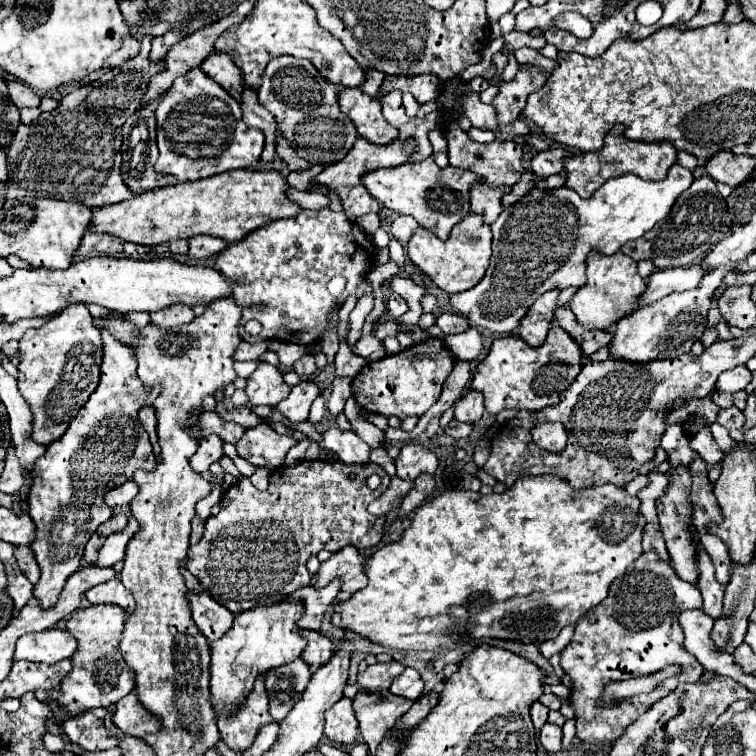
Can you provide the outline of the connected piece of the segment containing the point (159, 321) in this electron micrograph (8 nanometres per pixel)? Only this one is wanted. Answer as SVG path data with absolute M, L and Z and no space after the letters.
M172 304L168 308L162 308L158 312L152 312L150 314L152 322L156 326L162 326L162 328L172 328L172 326L180 326L180 324L188 324L192 318L194 318L194 312L190 306L186 304Z

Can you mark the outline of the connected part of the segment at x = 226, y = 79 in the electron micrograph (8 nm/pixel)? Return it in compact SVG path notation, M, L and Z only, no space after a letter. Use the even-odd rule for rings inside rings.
M214 54L206 58L206 62L200 66L210 78L214 78L222 88L230 92L232 98L242 102L242 74L234 66L232 58L228 54Z

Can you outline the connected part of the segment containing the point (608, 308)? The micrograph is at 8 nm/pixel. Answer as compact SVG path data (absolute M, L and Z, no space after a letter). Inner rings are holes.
M622 252L612 256L590 254L586 276L586 286L582 286L570 302L570 310L586 330L608 330L612 324L624 318L624 314L630 314L638 308L640 296L646 290L646 280L638 274L636 262Z

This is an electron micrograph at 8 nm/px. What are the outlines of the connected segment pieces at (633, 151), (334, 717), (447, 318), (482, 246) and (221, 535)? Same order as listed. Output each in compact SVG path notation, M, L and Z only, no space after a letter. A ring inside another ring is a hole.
M616 124L610 134L604 138L604 146L598 152L582 152L576 156L564 158L568 172L566 186L578 192L582 198L590 198L606 180L618 178L624 174L636 174L644 180L662 180L666 178L670 166L676 164L676 150L670 142L636 142L624 136L624 126Z
M340 698L328 712L324 734L336 744L354 744L358 740L358 720L352 710L352 700Z
M444 312L438 316L436 320L438 328L448 336L448 334L460 334L460 332L466 332L470 328L470 322L460 316L460 314L454 314L454 312Z
M468 214L458 226L454 226L450 238L446 242L440 242L438 236L432 232L426 232L424 228L418 228L414 236L408 242L408 258L444 292L458 294L464 290L470 290L478 280L482 280L482 274L486 272L488 260L490 260L490 244L492 244L492 230L478 218L476 214Z
M302 460L296 466L280 466L270 474L270 484L264 492L256 490L248 478L242 478L222 494L220 512L206 520L202 540L190 546L186 568L232 614L280 602L294 590L310 586L306 562L322 548L330 552L338 552L344 546L364 550L382 540L384 518L370 516L366 506L382 495L390 480L376 464L356 468L340 460ZM350 472L358 474L354 482L348 476ZM372 474L382 479L377 490L366 486L366 478Z

